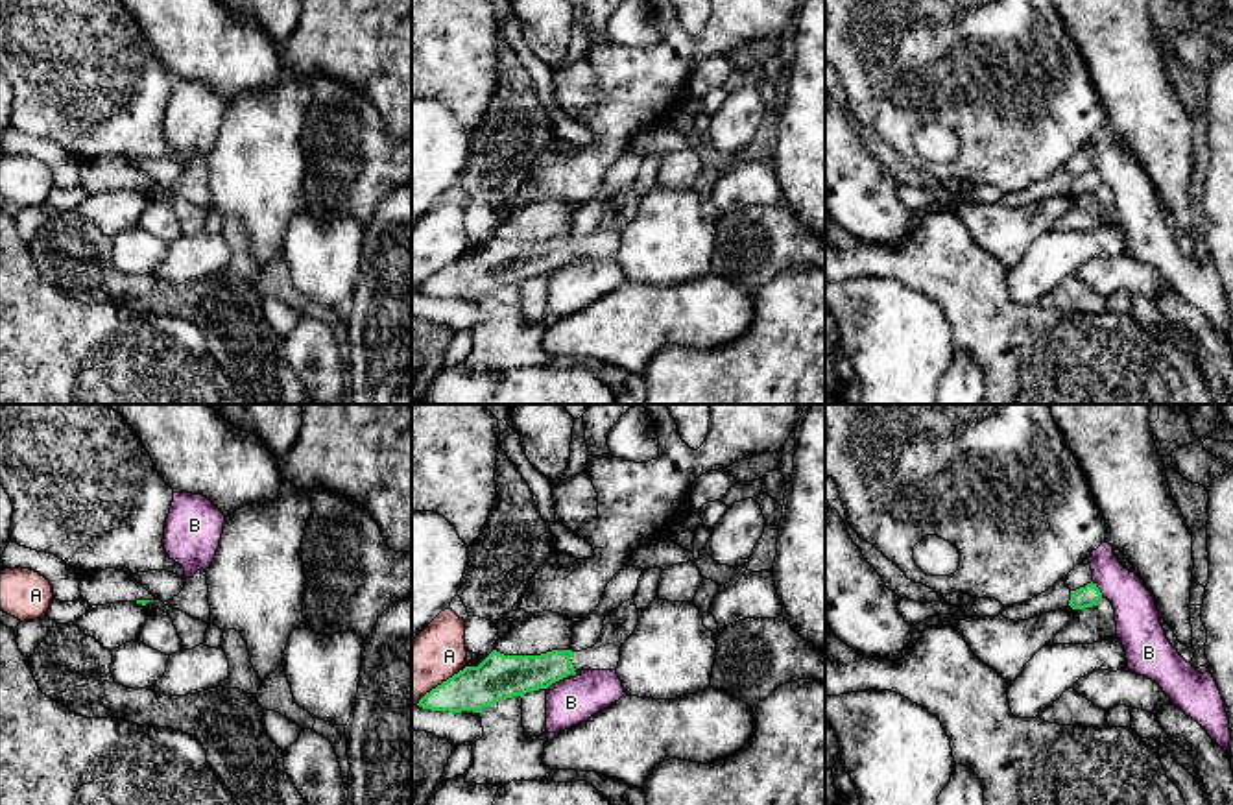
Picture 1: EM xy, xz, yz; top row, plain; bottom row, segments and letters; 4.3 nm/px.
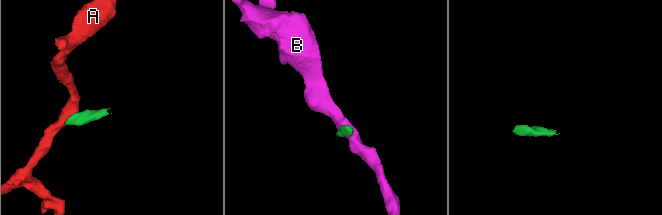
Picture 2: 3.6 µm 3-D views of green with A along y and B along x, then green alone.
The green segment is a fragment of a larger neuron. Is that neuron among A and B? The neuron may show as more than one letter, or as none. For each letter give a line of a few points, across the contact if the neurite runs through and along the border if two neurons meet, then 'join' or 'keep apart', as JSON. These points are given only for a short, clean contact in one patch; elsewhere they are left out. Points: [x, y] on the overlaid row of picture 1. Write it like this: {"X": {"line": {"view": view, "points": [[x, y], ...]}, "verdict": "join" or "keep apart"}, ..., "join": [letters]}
{"A": {"line": {"view": "xz", "points": [[466, 667], [432, 687], [416, 704]]}, "verdict": "keep apart"}, "B": {"line": {"view": "yz", "points": [[1091, 582], [1102, 595]]}, "verdict": "keep apart"}, "join": []}

